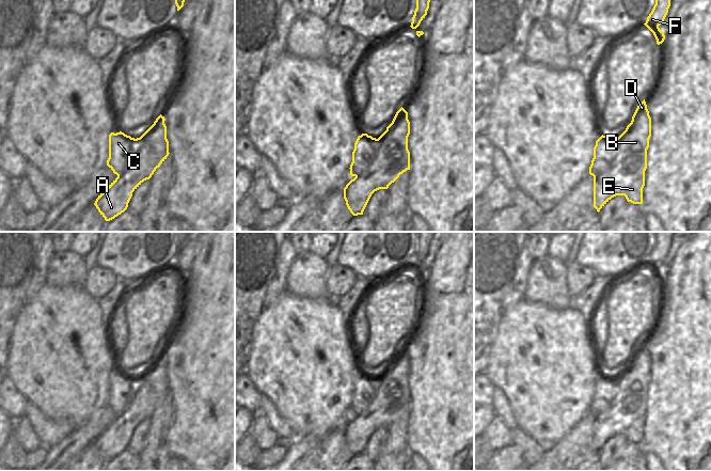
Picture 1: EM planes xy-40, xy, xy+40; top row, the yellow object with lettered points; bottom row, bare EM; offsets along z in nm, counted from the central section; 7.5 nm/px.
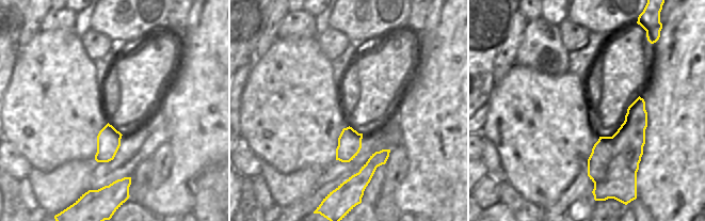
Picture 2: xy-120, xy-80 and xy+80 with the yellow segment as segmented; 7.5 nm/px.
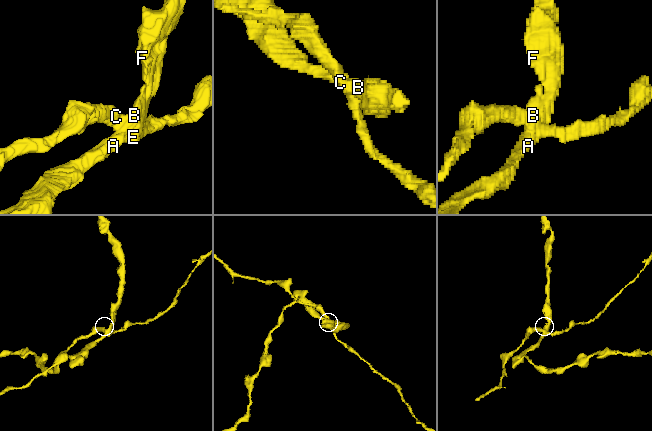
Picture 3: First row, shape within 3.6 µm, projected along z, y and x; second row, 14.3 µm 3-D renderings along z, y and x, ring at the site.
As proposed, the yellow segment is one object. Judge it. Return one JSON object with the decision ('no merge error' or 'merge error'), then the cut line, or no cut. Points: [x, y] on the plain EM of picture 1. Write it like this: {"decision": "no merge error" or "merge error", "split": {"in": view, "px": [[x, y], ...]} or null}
{"decision": "merge error", "split": {"in": "xy+40", "px": [[616, 378], [616, 394], [610, 407], [594, 415]]}}

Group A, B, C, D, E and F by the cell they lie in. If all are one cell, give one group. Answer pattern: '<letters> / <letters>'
A B D E F / C

